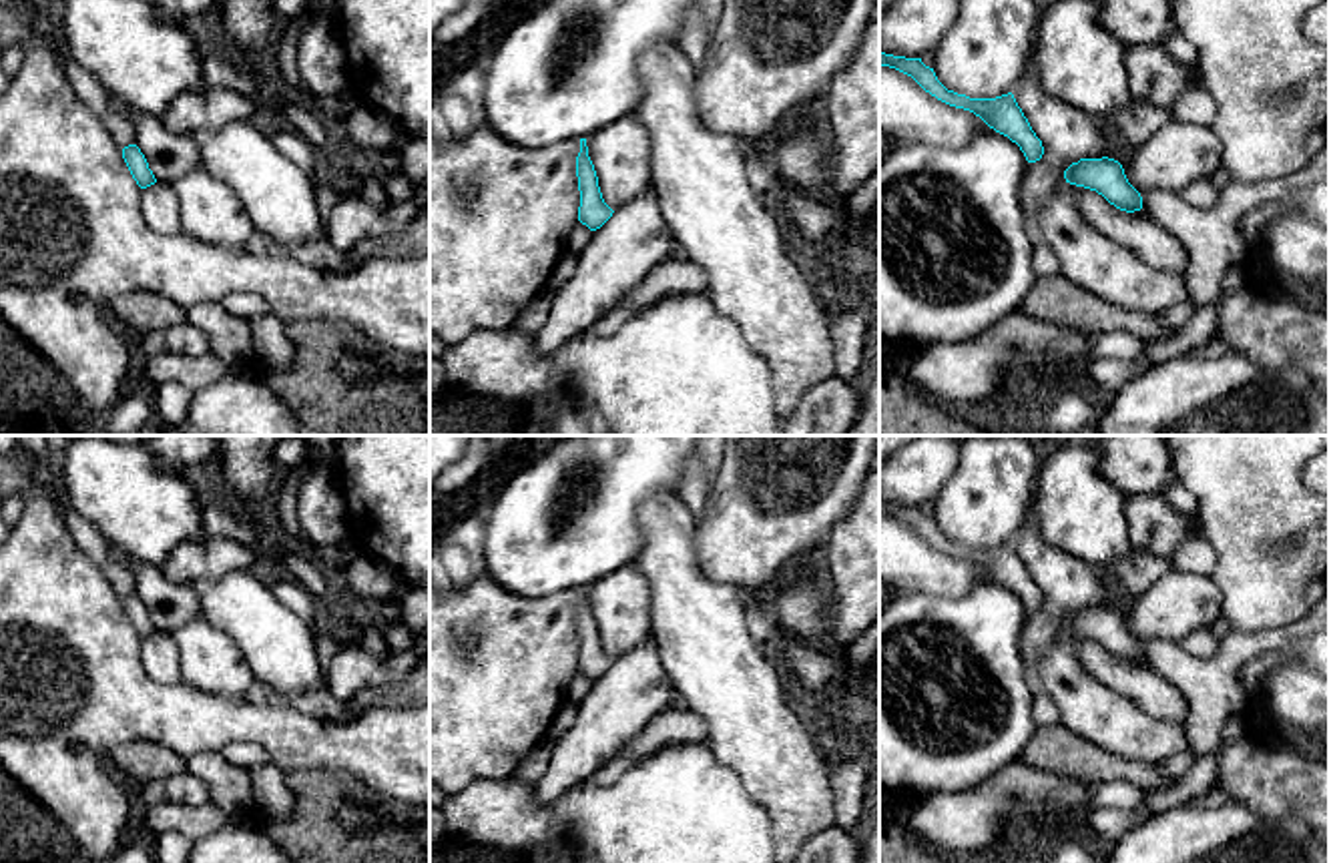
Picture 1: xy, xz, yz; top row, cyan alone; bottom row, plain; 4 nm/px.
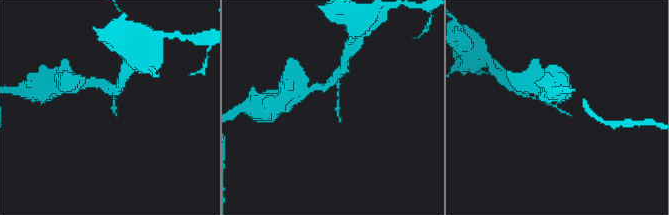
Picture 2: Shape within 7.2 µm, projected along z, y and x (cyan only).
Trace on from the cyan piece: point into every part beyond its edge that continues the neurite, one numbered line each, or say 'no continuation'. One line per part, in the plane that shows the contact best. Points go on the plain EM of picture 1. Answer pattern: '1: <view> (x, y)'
no continuation

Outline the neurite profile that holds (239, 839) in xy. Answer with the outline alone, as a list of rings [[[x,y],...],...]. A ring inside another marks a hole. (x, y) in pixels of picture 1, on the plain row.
[[[233,817],[217,833],[193,843],[187,863],[291,863],[251,819]]]

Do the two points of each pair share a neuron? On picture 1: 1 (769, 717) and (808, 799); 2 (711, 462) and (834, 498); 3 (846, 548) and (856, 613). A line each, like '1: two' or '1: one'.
1: one
2: two
3: one

